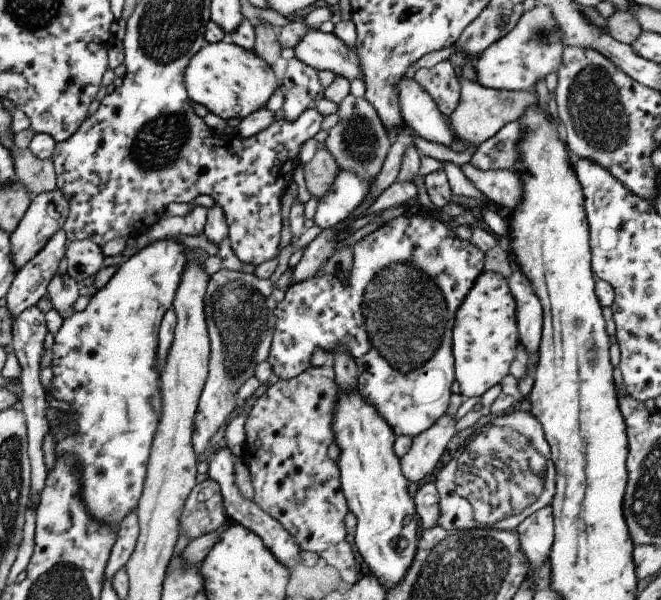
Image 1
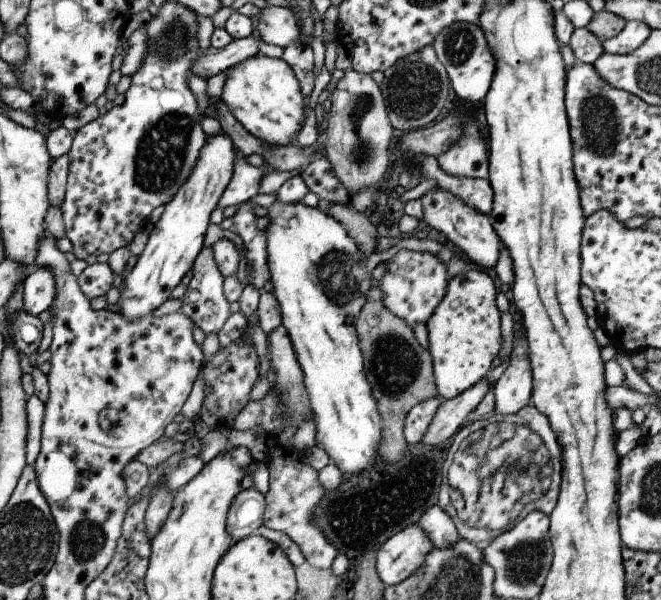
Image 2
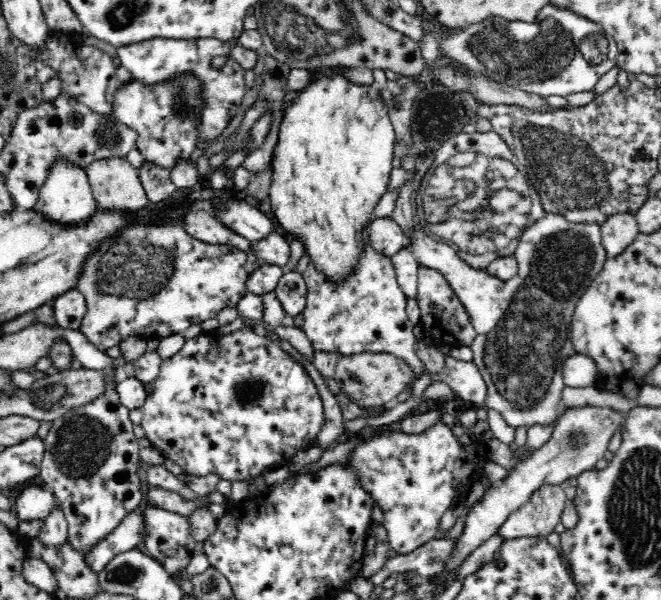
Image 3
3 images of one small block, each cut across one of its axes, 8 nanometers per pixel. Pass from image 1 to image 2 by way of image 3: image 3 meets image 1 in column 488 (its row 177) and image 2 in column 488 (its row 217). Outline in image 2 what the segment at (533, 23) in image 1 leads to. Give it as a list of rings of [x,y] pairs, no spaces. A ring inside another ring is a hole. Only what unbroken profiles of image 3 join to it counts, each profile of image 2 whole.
[[[456,22],[444,28],[432,42],[438,60],[444,65],[451,88],[464,103],[479,102],[486,98],[494,80],[494,55],[488,48],[482,29],[472,22]]]

